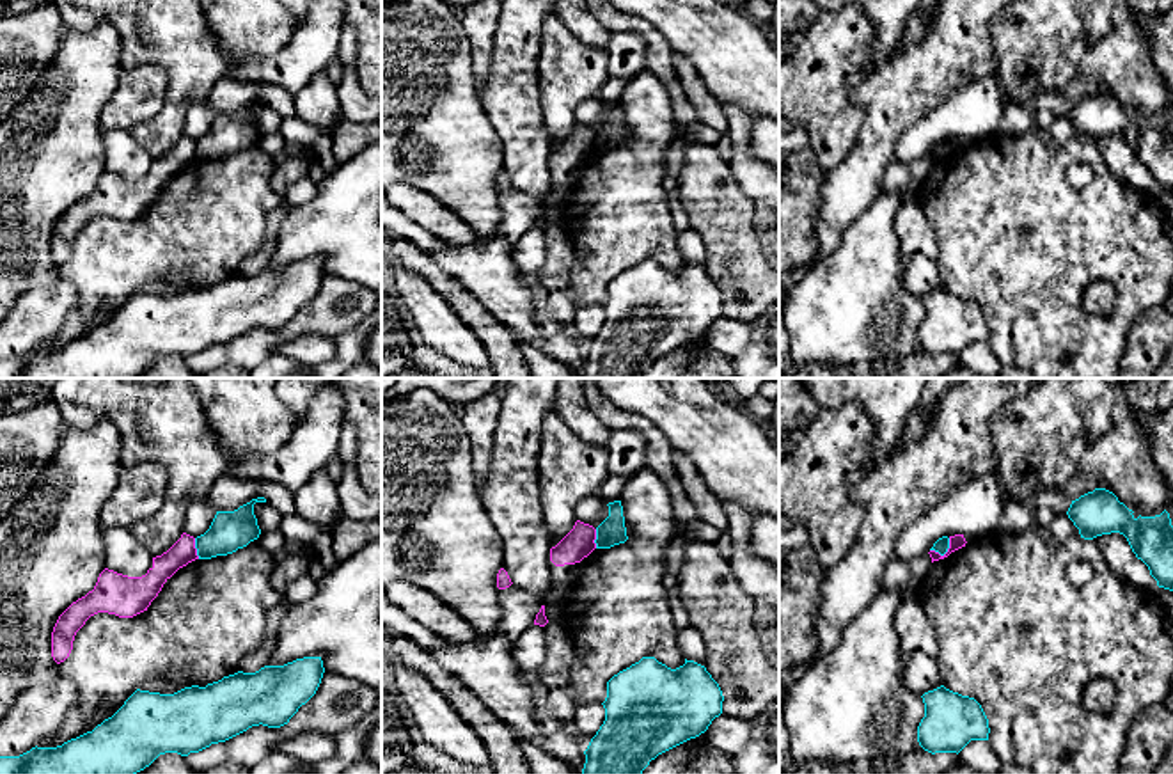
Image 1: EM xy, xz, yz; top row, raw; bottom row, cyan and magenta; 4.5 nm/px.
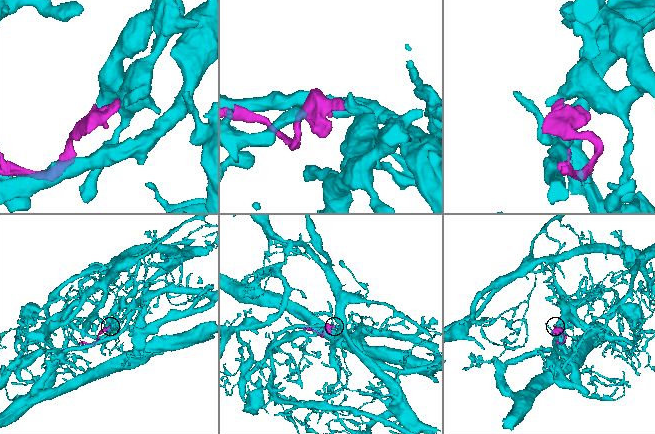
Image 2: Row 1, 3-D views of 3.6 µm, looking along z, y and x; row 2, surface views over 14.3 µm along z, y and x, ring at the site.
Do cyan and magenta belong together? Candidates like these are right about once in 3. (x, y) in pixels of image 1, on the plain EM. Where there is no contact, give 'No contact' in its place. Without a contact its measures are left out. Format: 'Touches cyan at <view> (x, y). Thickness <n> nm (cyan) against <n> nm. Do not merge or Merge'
Touches cyan at yz (944, 155). Thickness 70 nm (cyan) against 70 nm. Do not merge

